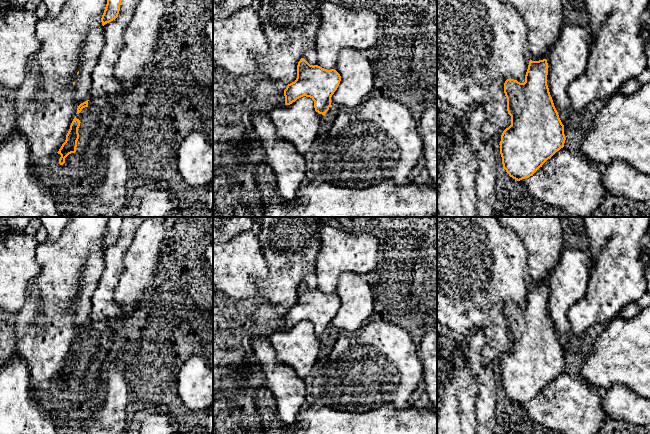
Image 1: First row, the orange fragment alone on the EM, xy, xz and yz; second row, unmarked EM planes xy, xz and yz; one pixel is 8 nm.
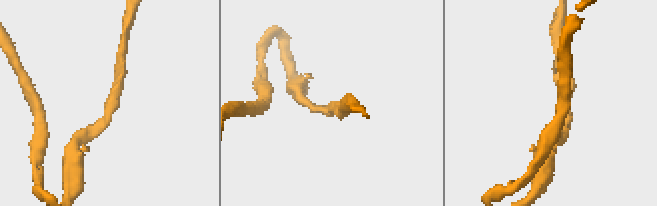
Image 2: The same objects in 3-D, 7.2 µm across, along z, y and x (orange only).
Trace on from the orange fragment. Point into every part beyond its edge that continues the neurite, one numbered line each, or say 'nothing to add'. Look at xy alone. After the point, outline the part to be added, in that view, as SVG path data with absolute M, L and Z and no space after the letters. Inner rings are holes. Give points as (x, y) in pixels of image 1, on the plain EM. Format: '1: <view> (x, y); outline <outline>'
nothing to add

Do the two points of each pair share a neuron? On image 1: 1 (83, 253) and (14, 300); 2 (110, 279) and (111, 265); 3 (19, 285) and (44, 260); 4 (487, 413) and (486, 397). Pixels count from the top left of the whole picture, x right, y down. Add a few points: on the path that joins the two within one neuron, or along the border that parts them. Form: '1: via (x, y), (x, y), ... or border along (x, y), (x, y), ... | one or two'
1: border along (38, 263), (40, 273), (35, 290), (43, 308) | two
2: via (111, 276), (111, 268) | one
3: border along (35, 258), (41, 267) | two
4: via (486, 409), (486, 401) | one

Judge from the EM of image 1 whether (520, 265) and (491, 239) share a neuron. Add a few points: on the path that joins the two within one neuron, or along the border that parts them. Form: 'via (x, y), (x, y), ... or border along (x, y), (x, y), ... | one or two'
via (513, 260), (498, 246) | one

